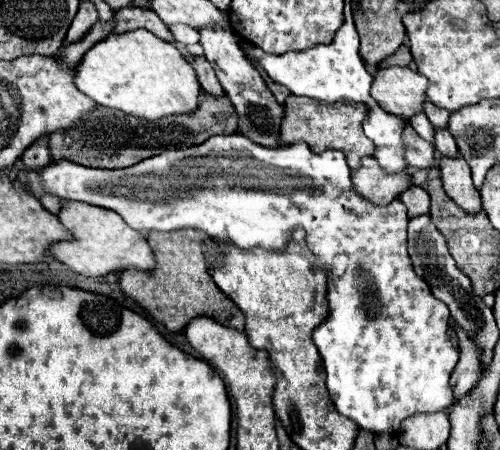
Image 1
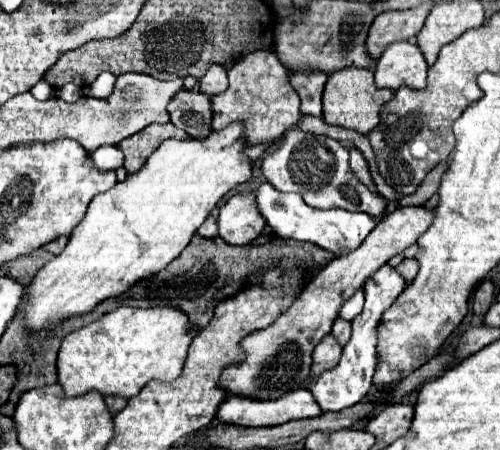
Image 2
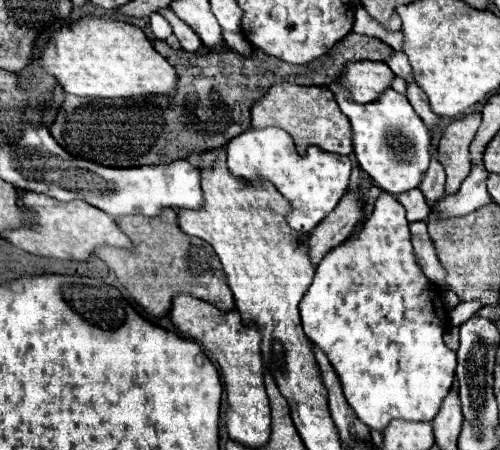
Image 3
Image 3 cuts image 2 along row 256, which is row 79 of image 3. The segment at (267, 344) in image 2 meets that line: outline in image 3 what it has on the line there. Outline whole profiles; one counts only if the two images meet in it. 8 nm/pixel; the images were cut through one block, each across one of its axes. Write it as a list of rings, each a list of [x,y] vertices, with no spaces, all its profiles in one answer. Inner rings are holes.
[[[348,62],[338,74],[338,82],[348,88],[348,98],[352,102],[372,102],[376,100],[390,82],[394,72],[384,62]]]

